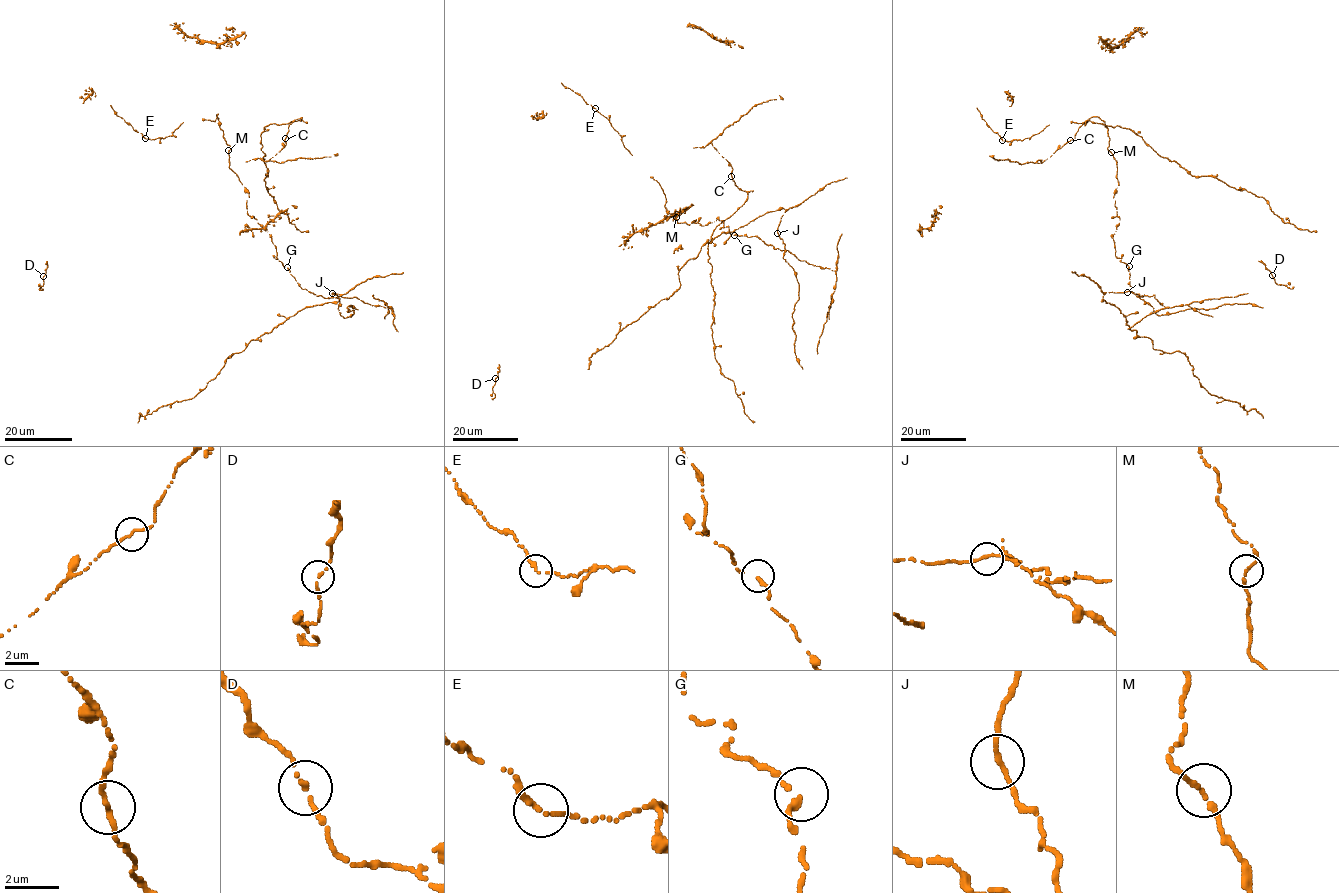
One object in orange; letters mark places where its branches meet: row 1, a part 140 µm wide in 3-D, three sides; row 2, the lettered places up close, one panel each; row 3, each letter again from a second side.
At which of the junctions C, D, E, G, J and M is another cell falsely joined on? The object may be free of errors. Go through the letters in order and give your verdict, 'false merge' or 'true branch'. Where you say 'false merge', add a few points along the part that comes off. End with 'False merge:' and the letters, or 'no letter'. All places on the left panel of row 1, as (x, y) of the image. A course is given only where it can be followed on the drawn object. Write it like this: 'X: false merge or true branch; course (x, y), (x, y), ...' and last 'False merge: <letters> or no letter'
C: true branch
D: true branch
E: true branch
G: true branch
J: true branch
M: true branch
False merge: no letter

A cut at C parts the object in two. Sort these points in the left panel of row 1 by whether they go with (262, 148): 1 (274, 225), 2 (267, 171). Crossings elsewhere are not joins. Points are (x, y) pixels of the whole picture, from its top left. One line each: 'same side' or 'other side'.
1: other side
2: same side

